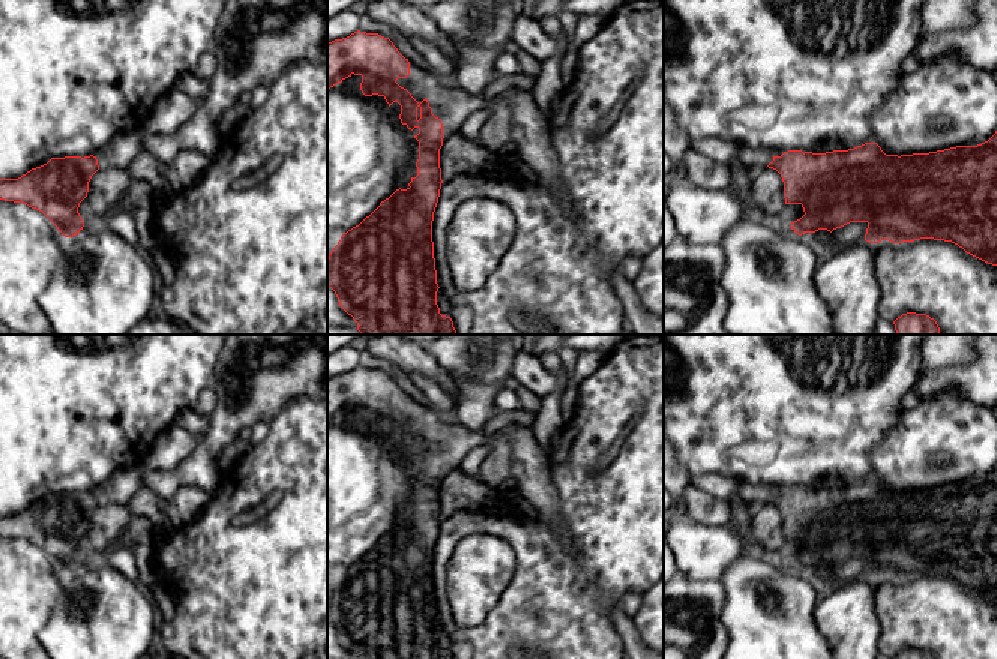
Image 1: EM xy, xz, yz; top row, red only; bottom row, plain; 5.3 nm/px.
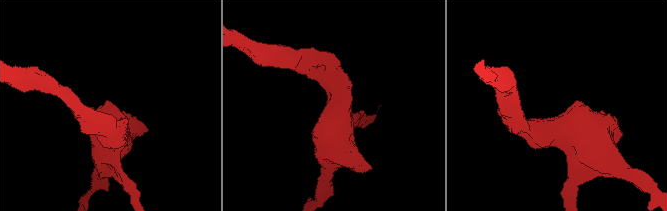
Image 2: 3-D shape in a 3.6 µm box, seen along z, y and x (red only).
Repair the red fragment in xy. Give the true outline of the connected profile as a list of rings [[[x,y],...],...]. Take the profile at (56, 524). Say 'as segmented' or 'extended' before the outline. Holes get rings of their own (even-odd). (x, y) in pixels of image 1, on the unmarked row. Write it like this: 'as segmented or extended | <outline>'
extended | [[[227,335],[215,375],[218,402],[209,428],[174,470],[149,470],[144,465],[120,468],[96,492],[51,494],[18,515],[0,515],[0,536],[42,548],[65,573],[72,573],[84,563],[78,543],[99,504],[126,506],[141,486],[156,495],[162,510],[182,486],[200,488],[213,495],[225,480],[219,476],[218,458],[225,446],[239,440],[242,429],[270,422],[293,399],[327,399],[327,335]]]

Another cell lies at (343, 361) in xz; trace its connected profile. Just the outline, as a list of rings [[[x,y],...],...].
[[[345,345],[327,356],[327,380],[335,375],[342,375],[357,368],[360,362],[360,353],[351,345]]]

